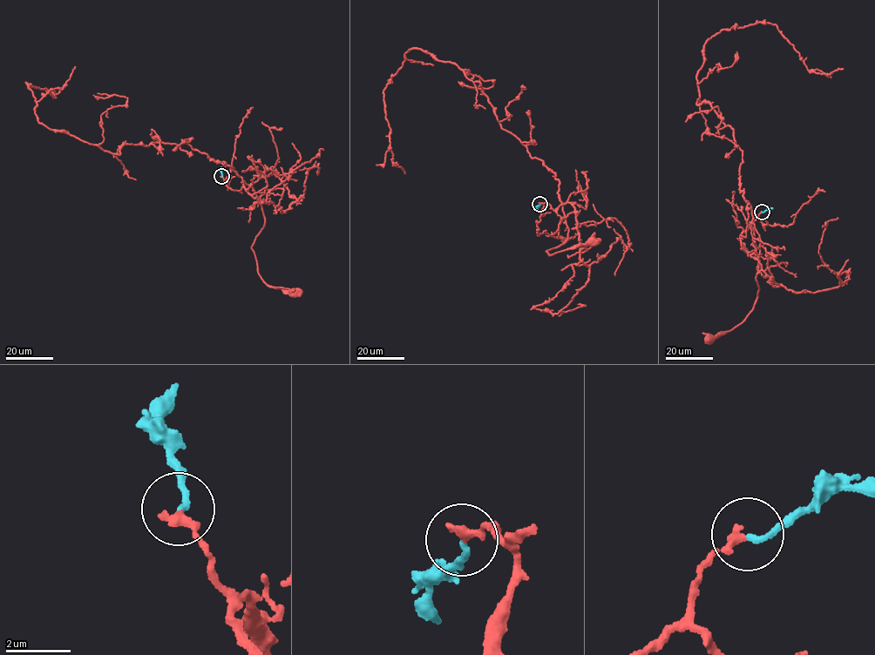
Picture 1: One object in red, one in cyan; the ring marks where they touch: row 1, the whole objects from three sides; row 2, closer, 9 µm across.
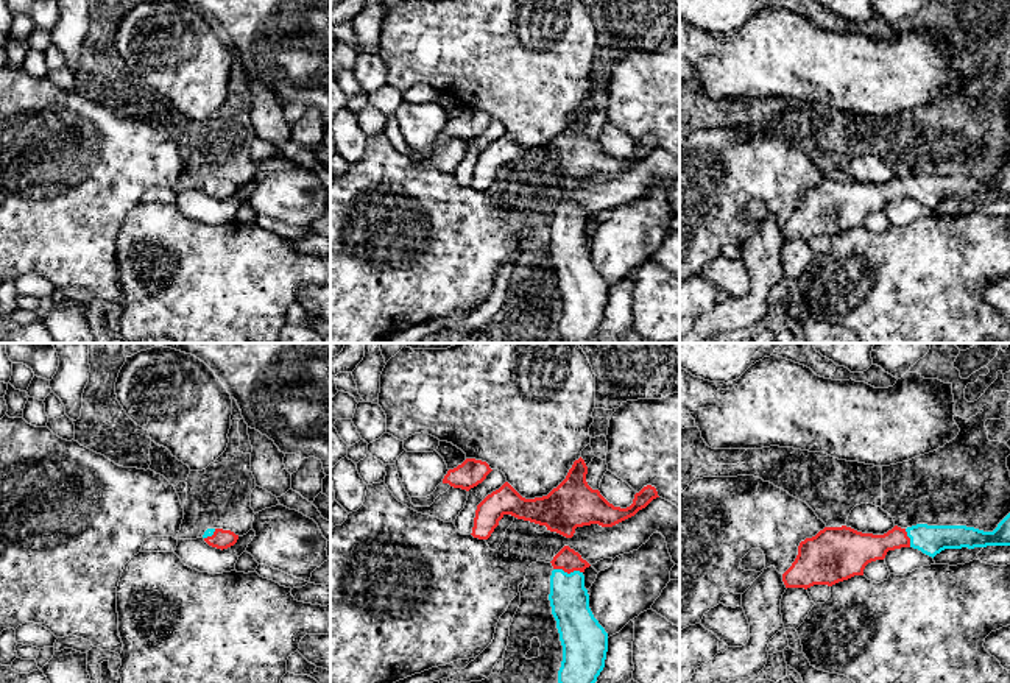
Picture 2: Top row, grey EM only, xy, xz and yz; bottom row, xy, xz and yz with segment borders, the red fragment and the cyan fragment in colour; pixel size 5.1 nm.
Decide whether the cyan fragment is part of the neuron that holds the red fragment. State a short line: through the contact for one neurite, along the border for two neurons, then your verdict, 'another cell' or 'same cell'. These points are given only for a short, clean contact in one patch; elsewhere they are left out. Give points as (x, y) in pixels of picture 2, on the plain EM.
xz (568, 211), (568, 223), (569, 250) | same cell

